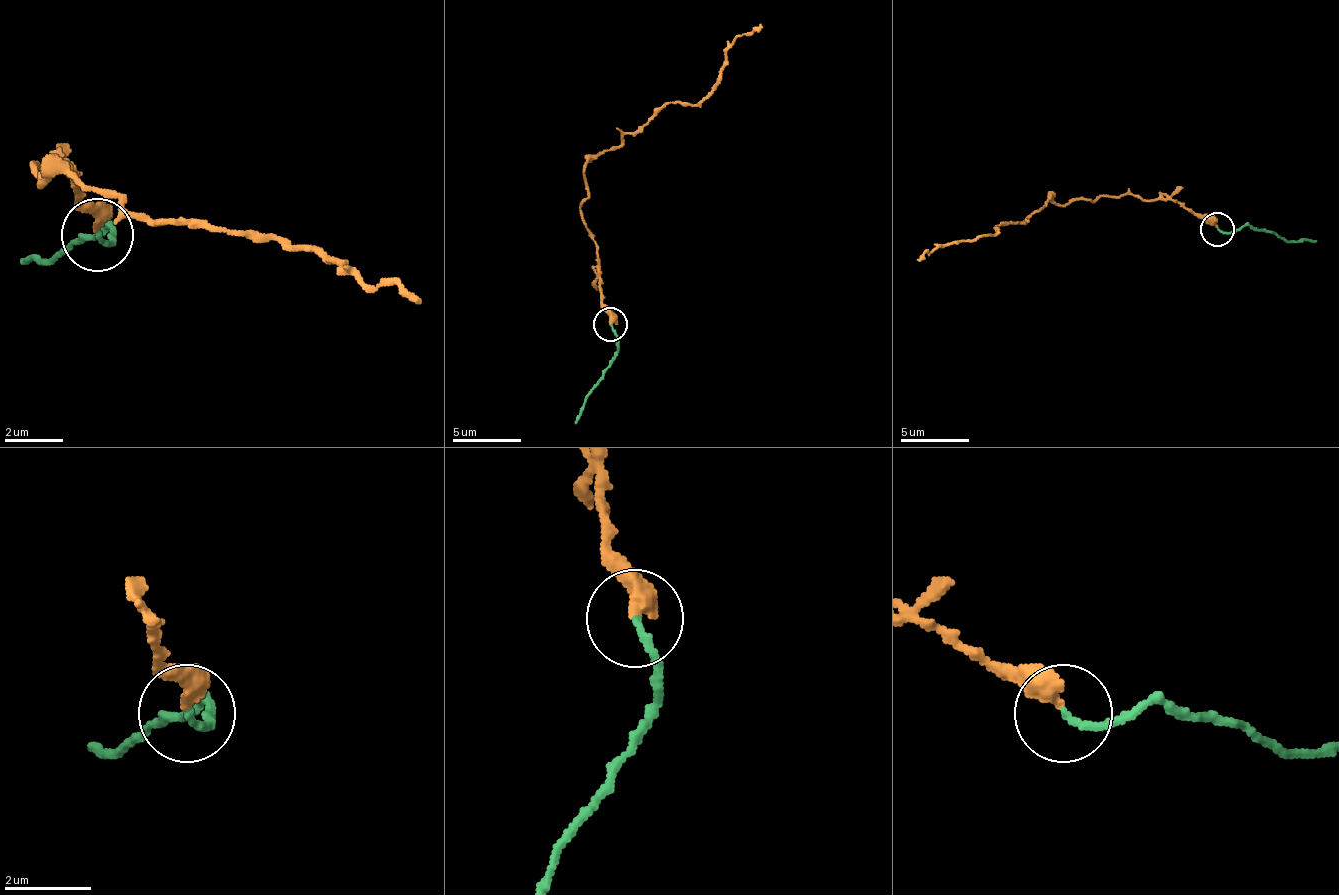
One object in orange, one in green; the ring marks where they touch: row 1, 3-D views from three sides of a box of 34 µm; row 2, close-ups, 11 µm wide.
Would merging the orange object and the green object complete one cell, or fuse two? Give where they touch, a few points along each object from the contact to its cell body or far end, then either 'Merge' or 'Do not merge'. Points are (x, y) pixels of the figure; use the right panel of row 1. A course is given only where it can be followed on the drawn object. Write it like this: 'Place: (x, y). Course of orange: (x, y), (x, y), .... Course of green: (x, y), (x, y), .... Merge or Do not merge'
Place: (1217, 229). Course of orange: (1218, 226), (1170, 199), (1109, 195), (1058, 206), (1051, 199), (1023, 223), (938, 243), (921, 260). Course of green: (1218, 229), (1256, 226), (1283, 240), (1317, 240). Merge

